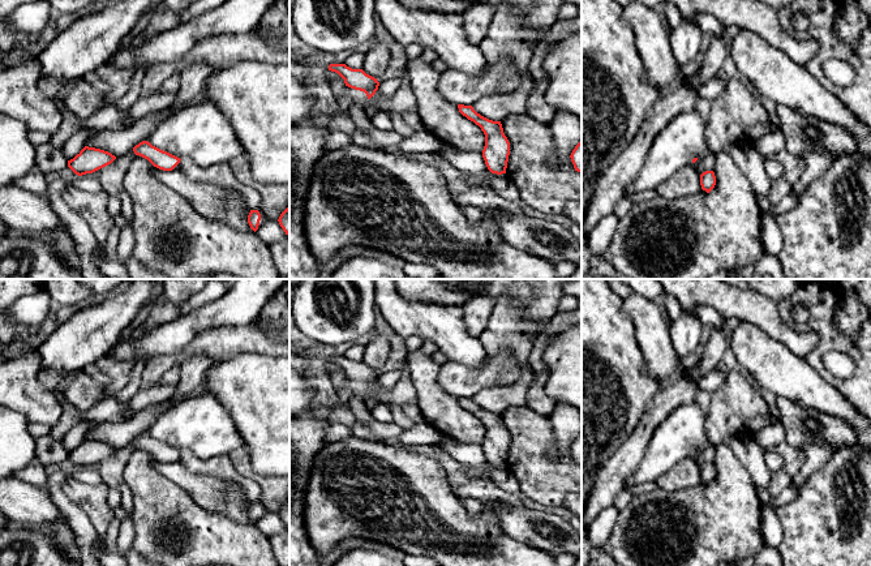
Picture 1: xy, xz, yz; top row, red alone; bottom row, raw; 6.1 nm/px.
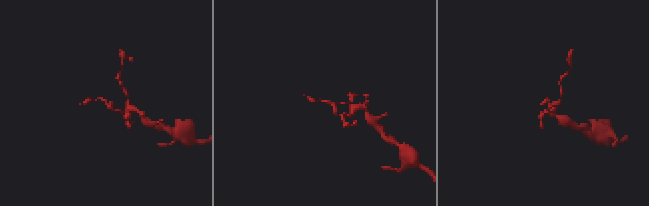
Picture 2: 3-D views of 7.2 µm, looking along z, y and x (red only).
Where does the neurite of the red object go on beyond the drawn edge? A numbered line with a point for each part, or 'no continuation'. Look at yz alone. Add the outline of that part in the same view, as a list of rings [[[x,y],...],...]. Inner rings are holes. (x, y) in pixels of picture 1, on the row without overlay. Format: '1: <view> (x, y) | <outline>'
1: yz (704, 455) | [[[708,443],[707,446],[698,450],[695,455],[692,455],[699,467],[705,463],[713,463],[713,445]]]

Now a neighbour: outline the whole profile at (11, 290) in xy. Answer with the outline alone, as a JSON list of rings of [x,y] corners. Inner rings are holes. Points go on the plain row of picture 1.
[[[0,279],[0,312],[12,306],[20,297],[34,295],[43,288],[43,279]]]

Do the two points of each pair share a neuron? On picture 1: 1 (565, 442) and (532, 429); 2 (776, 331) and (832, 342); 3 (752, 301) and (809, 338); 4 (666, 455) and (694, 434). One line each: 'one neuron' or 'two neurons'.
1: two neurons
2: two neurons
3: one neuron
4: one neuron

